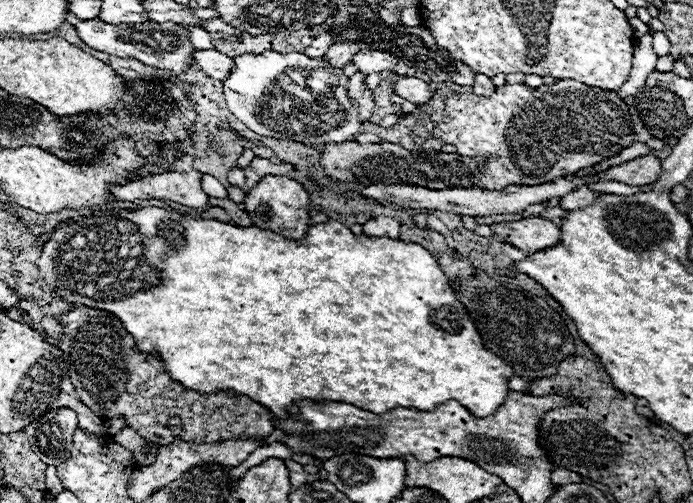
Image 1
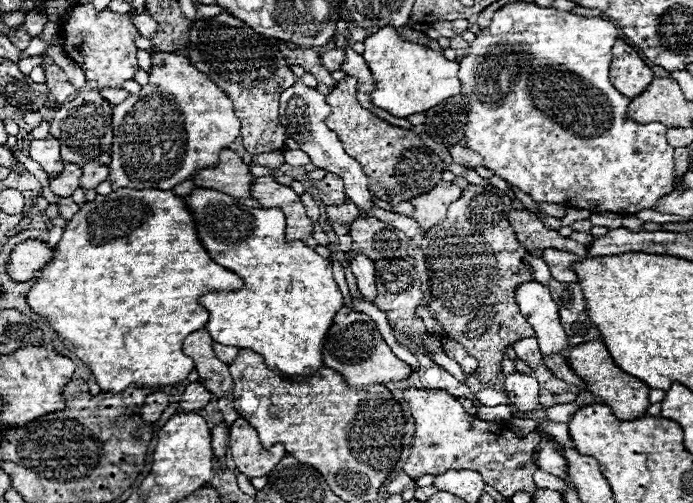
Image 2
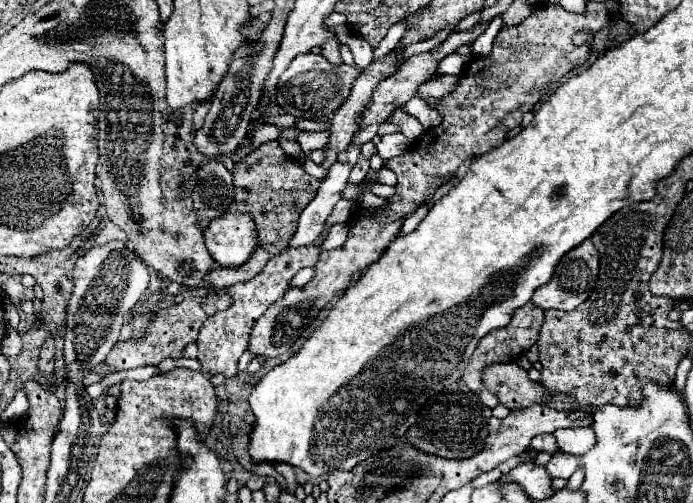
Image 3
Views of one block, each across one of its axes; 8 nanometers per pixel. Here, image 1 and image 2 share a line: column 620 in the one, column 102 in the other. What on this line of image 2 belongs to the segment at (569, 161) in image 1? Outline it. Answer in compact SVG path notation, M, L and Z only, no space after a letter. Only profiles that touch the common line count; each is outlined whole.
M80 92L72 102L62 104L54 112L54 120L50 124L50 134L58 138L62 146L62 160L84 164L98 158L100 152L108 152L112 146L112 126L110 126L110 110L108 104L98 92Z

